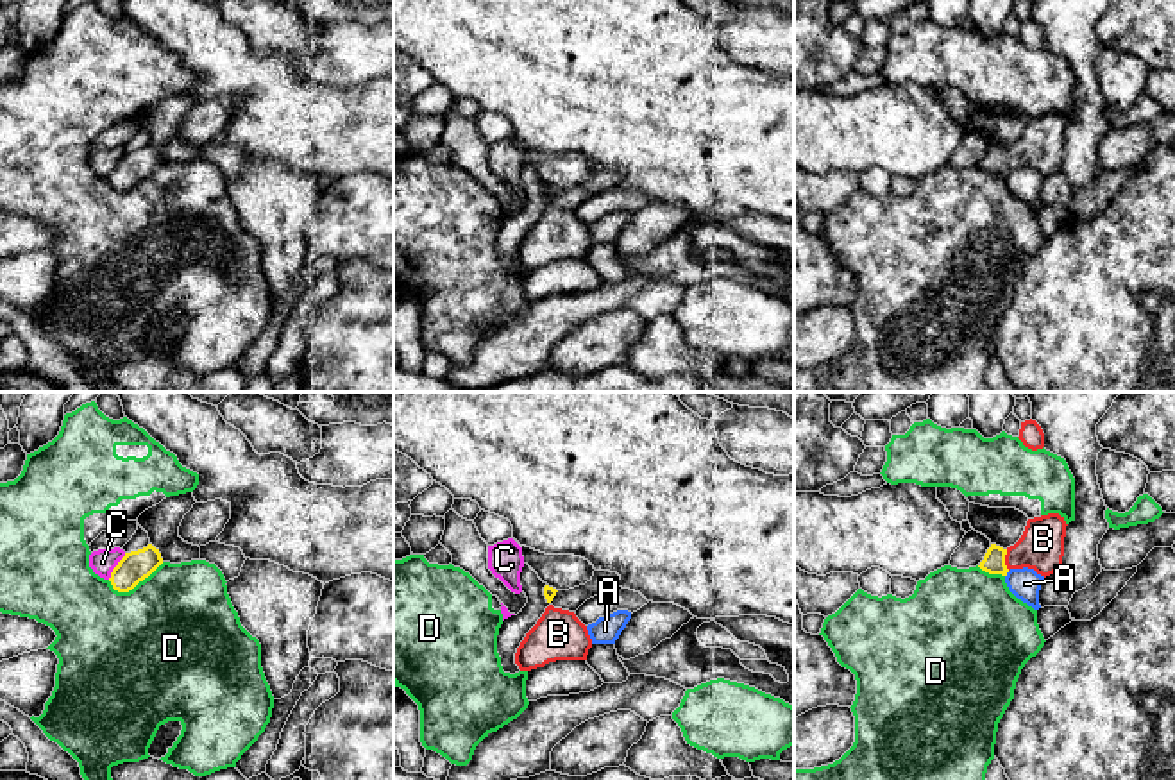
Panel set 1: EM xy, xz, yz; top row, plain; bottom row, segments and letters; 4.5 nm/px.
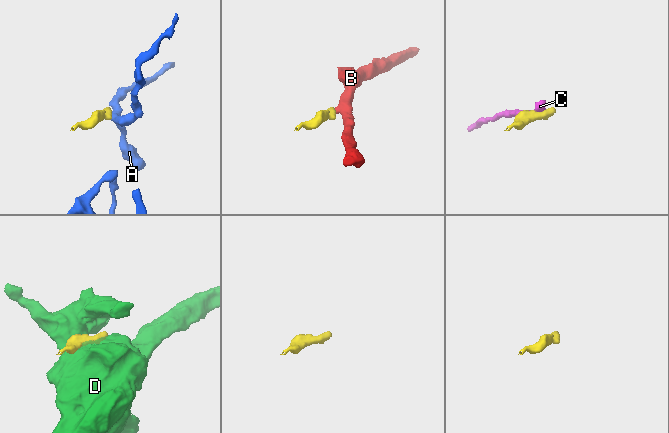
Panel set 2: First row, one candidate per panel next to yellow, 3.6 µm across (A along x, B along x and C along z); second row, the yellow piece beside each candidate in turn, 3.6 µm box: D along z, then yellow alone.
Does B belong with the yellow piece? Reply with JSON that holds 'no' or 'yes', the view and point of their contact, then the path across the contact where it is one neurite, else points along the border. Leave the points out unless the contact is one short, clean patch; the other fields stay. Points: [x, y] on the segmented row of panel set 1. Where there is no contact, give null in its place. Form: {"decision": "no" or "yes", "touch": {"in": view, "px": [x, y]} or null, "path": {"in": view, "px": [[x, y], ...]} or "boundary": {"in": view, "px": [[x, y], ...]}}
{"decision": "yes", "touch": {"in": "yz", "px": [1004, 560]}, "path": {"in": "yz", "px": [[993, 562], [1004, 560], [1041, 546]]}}

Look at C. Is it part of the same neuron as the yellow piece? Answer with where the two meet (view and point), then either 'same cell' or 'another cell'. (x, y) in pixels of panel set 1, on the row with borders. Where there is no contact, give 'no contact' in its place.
xy (117, 566) | another cell

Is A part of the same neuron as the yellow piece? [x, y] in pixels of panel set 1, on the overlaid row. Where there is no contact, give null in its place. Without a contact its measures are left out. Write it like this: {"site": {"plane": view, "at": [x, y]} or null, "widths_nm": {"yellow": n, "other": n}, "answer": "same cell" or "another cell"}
{"site": {"plane": "yz", "at": [1005, 575]}, "widths_nm": {"yellow": 100, "other": 140}, "answer": "another cell"}

